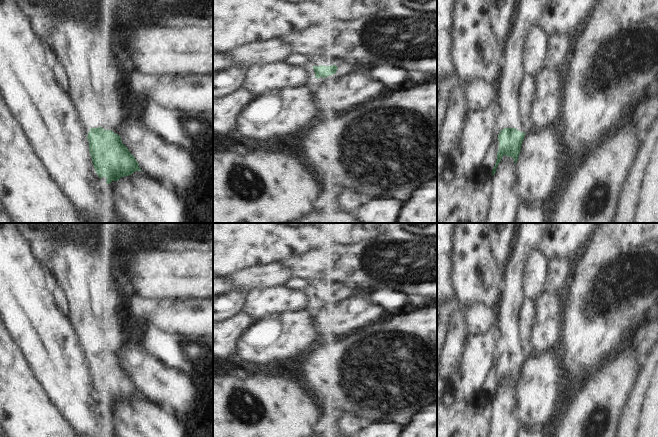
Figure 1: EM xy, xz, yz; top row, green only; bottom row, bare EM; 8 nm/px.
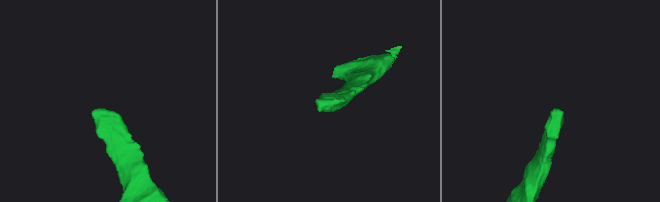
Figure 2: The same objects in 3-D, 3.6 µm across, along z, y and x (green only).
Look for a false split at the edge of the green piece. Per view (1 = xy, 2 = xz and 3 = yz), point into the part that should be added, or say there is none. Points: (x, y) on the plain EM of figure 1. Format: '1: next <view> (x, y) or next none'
1: next xy (89, 275)
2: next none
3: next yz (529, 235)

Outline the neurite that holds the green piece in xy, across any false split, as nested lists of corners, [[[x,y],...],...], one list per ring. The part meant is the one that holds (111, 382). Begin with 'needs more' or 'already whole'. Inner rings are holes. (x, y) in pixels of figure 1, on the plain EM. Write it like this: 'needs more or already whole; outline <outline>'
needs more; outline [[[50,233],[50,235],[54,238],[54,240],[58,243],[58,245],[54,249],[54,253],[49,261],[49,266],[51,271],[55,277],[55,281],[59,284],[59,286],[63,289],[65,296],[67,298],[67,302],[69,305],[69,314],[67,316],[68,320],[70,321],[72,327],[74,328],[75,332],[79,336],[81,343],[84,347],[90,349],[92,352],[90,353],[87,363],[89,365],[89,375],[92,382],[93,390],[99,402],[102,401],[106,402],[106,407],[110,408],[112,405],[118,405],[121,401],[129,400],[133,398],[135,395],[142,395],[139,392],[139,388],[136,385],[135,381],[130,377],[128,372],[122,367],[121,361],[118,358],[115,358],[111,354],[105,354],[101,351],[104,345],[108,342],[115,342],[120,336],[122,335],[124,320],[121,316],[121,310],[124,307],[124,299],[127,295],[127,283],[123,279],[120,270],[122,269],[123,258],[119,254],[116,254],[111,248],[104,249],[96,240],[91,243],[89,240],[86,241],[71,241],[68,237],[62,237],[60,235],[56,235],[54,233]]]

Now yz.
needs more; outline [[[519,223],[514,249],[505,266],[497,308],[497,327],[505,352],[498,359],[499,374],[492,399],[504,379],[512,381],[516,388],[521,375],[525,357],[517,354],[515,349],[519,343],[519,312],[525,298],[522,269],[529,255],[535,248],[539,248],[540,241],[547,235],[549,225],[551,223]]]

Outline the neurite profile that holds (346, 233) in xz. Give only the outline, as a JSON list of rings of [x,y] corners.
[[[329,223],[335,230],[336,241],[342,245],[356,245],[389,231],[390,223]]]

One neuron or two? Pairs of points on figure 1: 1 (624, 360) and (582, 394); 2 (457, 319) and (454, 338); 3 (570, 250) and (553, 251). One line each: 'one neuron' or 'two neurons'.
1: one neuron
2: one neuron
3: one neuron

